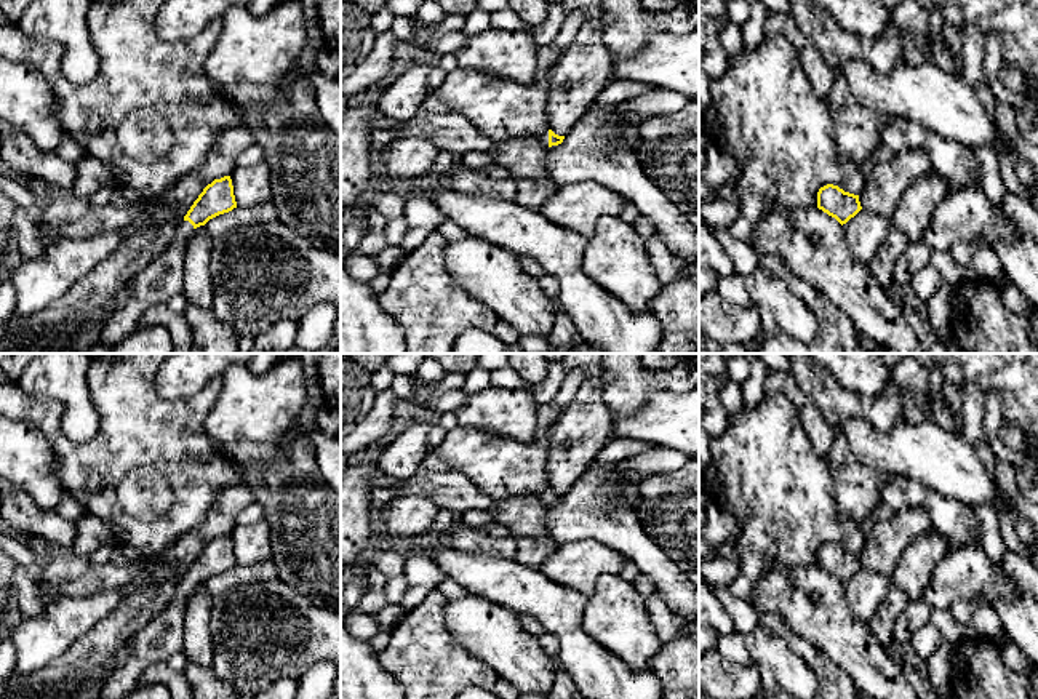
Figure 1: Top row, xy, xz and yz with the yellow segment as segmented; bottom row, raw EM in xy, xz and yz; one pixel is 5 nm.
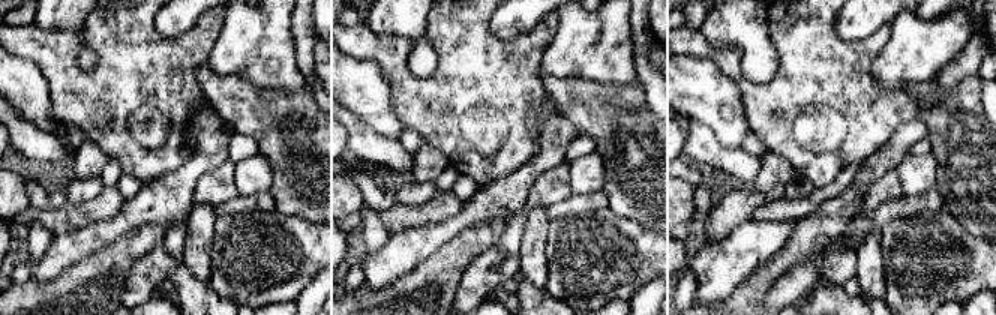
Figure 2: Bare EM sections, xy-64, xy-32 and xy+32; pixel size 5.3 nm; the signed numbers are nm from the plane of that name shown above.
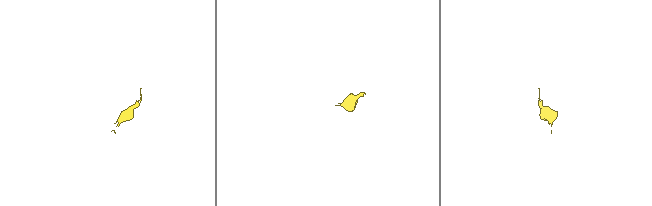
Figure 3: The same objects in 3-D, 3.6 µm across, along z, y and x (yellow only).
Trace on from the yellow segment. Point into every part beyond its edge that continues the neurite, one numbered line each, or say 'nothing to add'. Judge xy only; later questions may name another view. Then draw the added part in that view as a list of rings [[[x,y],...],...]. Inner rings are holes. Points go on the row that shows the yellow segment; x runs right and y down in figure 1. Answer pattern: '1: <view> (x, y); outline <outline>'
1: xy (163, 277); outline [[[181,221],[170,246],[130,282],[130,298],[115,312],[96,342],[112,344],[136,330],[141,314],[155,304],[168,304],[182,293],[186,246],[194,234],[189,221]]]

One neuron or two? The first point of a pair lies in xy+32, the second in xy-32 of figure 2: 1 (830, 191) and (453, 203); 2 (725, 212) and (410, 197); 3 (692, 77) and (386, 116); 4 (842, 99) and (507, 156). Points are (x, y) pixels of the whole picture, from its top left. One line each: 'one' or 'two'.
1: one
2: one
3: one
4: one

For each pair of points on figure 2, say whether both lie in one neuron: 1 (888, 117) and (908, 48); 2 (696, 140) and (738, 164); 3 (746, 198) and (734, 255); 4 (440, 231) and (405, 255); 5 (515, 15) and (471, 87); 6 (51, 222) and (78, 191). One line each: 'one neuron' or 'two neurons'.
1: two neurons
2: one neuron
3: two neurons
4: one neuron
5: two neurons
6: two neurons

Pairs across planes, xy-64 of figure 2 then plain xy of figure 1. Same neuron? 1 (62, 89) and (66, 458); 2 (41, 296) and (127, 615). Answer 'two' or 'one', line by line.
1: one
2: one

